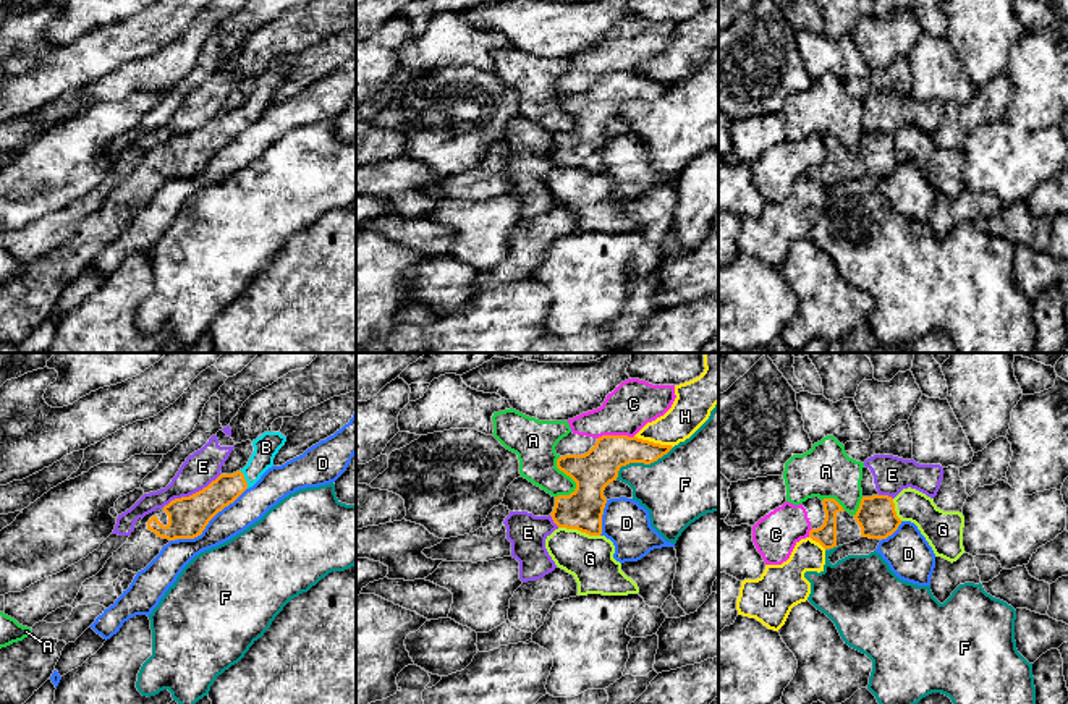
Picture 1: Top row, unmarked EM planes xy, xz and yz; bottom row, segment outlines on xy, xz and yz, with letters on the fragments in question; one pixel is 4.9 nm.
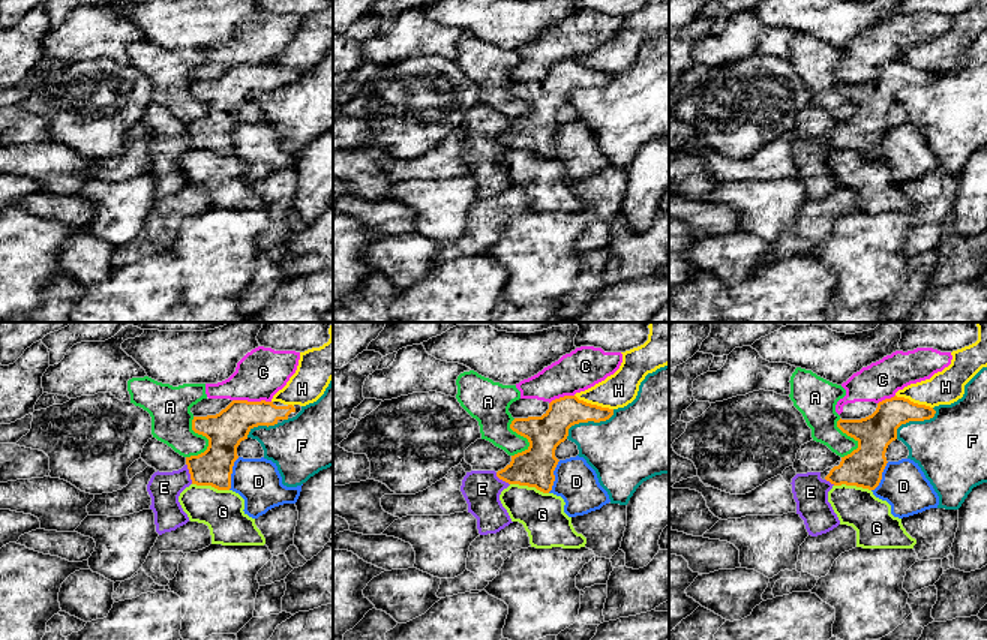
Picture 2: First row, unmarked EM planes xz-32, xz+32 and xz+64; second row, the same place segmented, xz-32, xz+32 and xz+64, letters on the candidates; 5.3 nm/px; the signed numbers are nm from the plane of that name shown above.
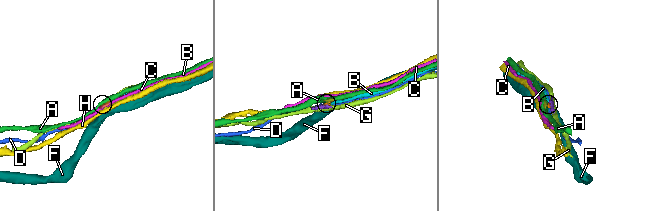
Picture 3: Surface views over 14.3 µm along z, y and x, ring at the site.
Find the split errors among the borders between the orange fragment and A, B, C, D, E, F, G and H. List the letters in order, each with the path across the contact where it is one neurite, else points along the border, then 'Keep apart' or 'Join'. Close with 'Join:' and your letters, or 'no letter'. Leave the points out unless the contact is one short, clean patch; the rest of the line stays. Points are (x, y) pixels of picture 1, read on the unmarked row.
A: Keep apart
B: Join
C: Keep apart
D: Keep apart
E: Boundary: xy (220, 110), (201, 127), (175, 135), (162, 144). Keep apart
F: Keep apart
G: Keep apart
H: Keep apart
Join: B

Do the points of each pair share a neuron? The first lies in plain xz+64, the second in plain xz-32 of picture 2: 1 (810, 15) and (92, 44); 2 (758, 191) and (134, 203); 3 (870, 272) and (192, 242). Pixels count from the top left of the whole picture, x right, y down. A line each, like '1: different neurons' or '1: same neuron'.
1: different neurons
2: same neuron
3: same neuron

